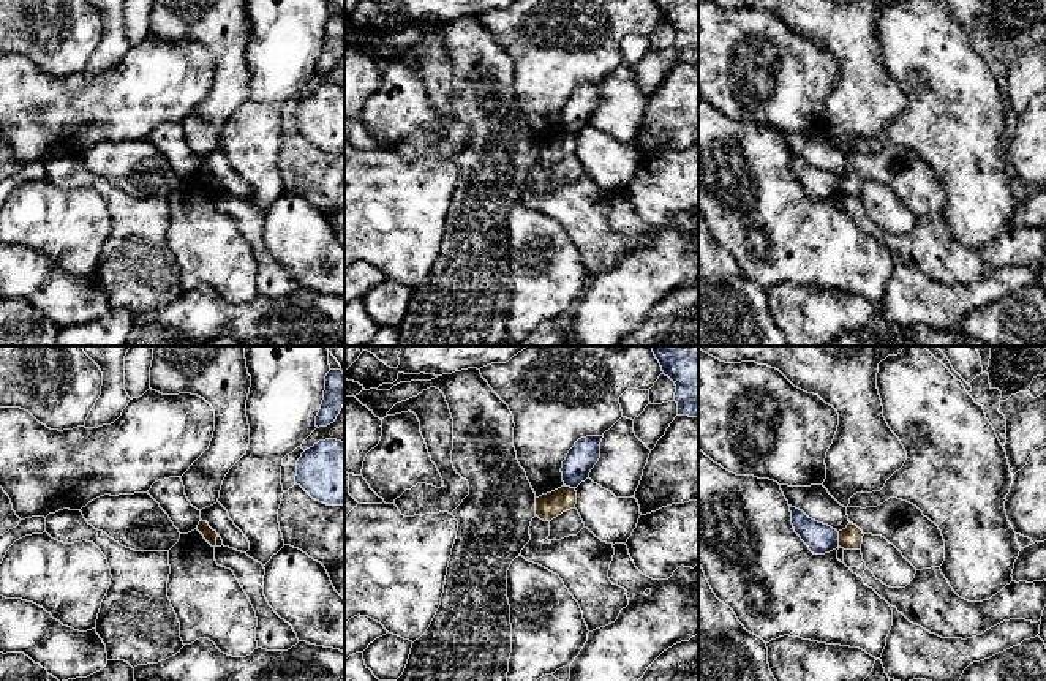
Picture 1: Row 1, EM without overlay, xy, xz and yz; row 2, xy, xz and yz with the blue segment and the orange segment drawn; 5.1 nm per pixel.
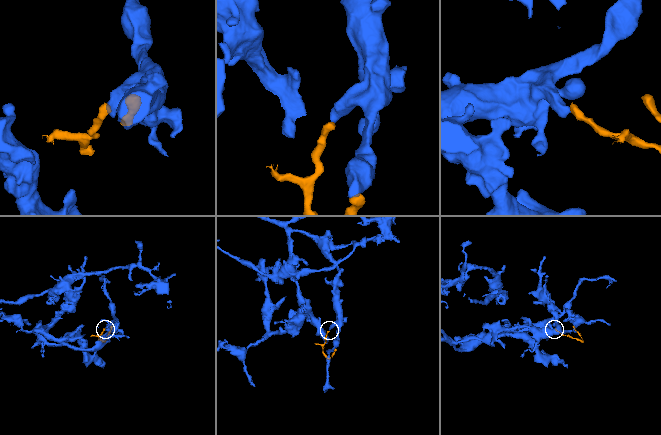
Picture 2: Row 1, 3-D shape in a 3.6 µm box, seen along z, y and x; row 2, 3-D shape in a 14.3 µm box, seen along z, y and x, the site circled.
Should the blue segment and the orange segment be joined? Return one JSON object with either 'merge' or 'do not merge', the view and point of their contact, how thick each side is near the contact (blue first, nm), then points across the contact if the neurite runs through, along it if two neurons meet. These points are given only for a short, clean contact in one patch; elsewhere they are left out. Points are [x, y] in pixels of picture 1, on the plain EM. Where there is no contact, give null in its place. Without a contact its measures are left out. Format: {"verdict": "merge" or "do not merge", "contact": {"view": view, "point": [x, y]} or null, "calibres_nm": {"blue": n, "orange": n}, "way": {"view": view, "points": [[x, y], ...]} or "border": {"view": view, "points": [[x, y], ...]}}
{"verdict": "do not merge", "contact": {"view": "yz", "point": [838, 185]}, "calibres_nm": {"blue": 150, "orange": 120}, "border": {"view": "yz", "points": [[838, 179], [839, 191]]}}

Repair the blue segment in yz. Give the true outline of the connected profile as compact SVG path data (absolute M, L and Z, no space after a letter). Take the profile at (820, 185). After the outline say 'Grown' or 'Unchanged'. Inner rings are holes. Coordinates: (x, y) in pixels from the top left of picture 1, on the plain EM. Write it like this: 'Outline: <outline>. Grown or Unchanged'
Outline: M790 152L790 158L795 179L814 201L825 201L839 194L839 179L836 175L809 164L796 153Z. Unchanged

